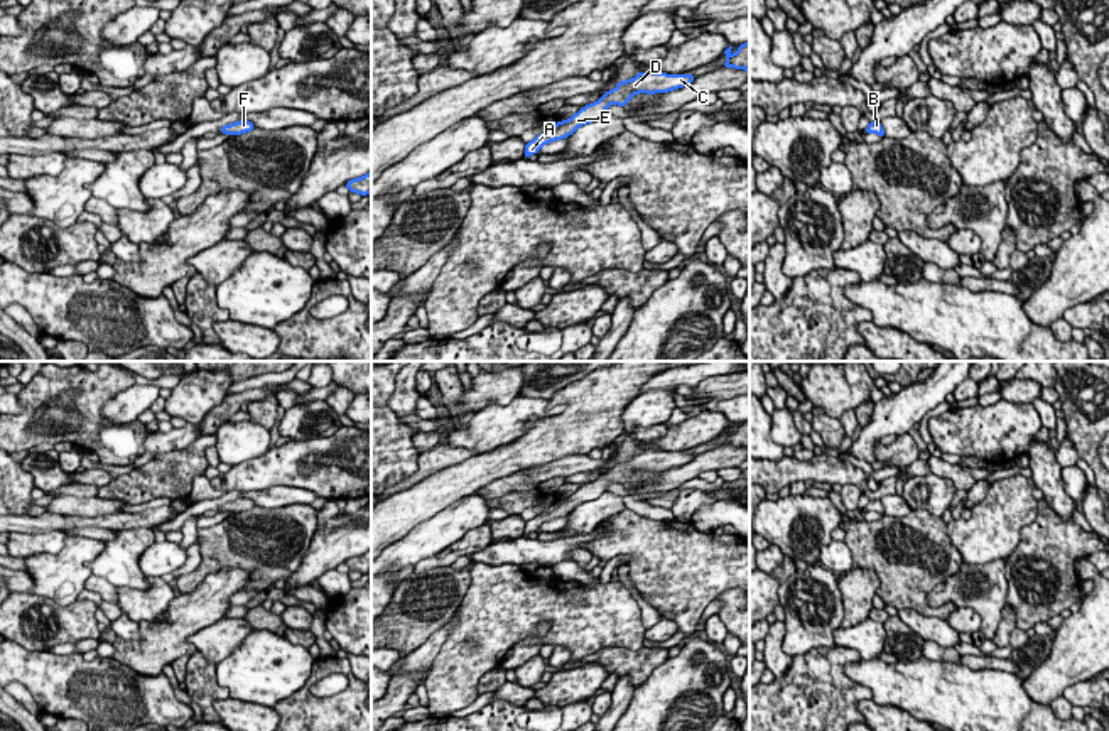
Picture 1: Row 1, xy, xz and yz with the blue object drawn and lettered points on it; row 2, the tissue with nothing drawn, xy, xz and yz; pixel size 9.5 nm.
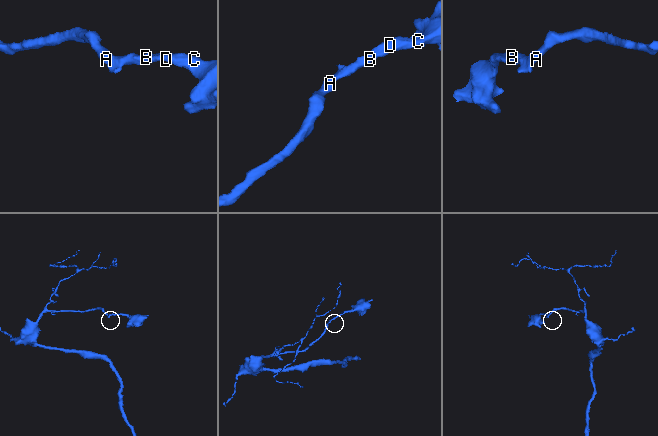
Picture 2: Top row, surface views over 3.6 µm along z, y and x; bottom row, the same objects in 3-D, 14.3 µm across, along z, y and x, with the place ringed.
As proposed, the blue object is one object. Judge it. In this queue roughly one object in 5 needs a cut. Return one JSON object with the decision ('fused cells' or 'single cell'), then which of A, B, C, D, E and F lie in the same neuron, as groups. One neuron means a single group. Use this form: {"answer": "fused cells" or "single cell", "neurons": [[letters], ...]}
{"answer": "single cell", "neurons": [["A", "B", "C", "D", "E", "F"]]}

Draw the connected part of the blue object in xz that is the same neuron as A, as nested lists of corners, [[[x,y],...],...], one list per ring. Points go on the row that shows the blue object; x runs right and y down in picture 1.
[[[638,73],[633,79],[619,81],[614,89],[604,91],[604,95],[591,105],[586,105],[569,120],[557,122],[549,132],[537,135],[532,142],[525,145],[523,159],[528,159],[532,154],[538,154],[538,150],[554,140],[567,138],[579,127],[586,123],[592,123],[599,120],[609,105],[625,106],[633,95],[638,93],[667,93],[672,89],[684,88],[695,79],[692,74],[665,74],[665,73]]]

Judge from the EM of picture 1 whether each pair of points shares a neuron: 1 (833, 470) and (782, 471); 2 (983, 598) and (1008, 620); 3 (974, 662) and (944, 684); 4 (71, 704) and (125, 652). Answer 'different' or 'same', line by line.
1: same
2: different
3: different
4: different

